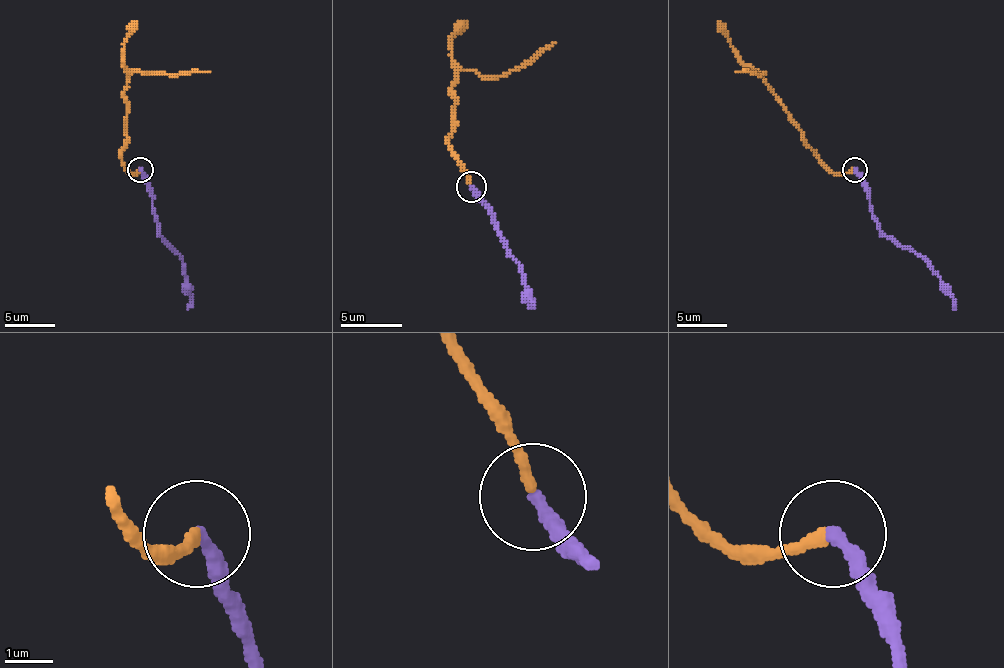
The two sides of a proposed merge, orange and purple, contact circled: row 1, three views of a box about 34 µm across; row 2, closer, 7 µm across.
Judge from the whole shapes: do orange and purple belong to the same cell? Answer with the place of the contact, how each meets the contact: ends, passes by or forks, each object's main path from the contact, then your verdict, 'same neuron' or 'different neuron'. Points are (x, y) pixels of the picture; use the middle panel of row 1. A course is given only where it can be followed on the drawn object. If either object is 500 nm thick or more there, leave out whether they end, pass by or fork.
place (471, 187); orange ends; purple ends; course orange (470, 186), (461, 161), (449, 146), (455, 128), (455, 76), (464, 70), (507, 76), (555, 43); course purple (470, 186), (485, 201), (507, 244), (507, 253), (522, 271), (531, 305), (528, 308); same neuron

